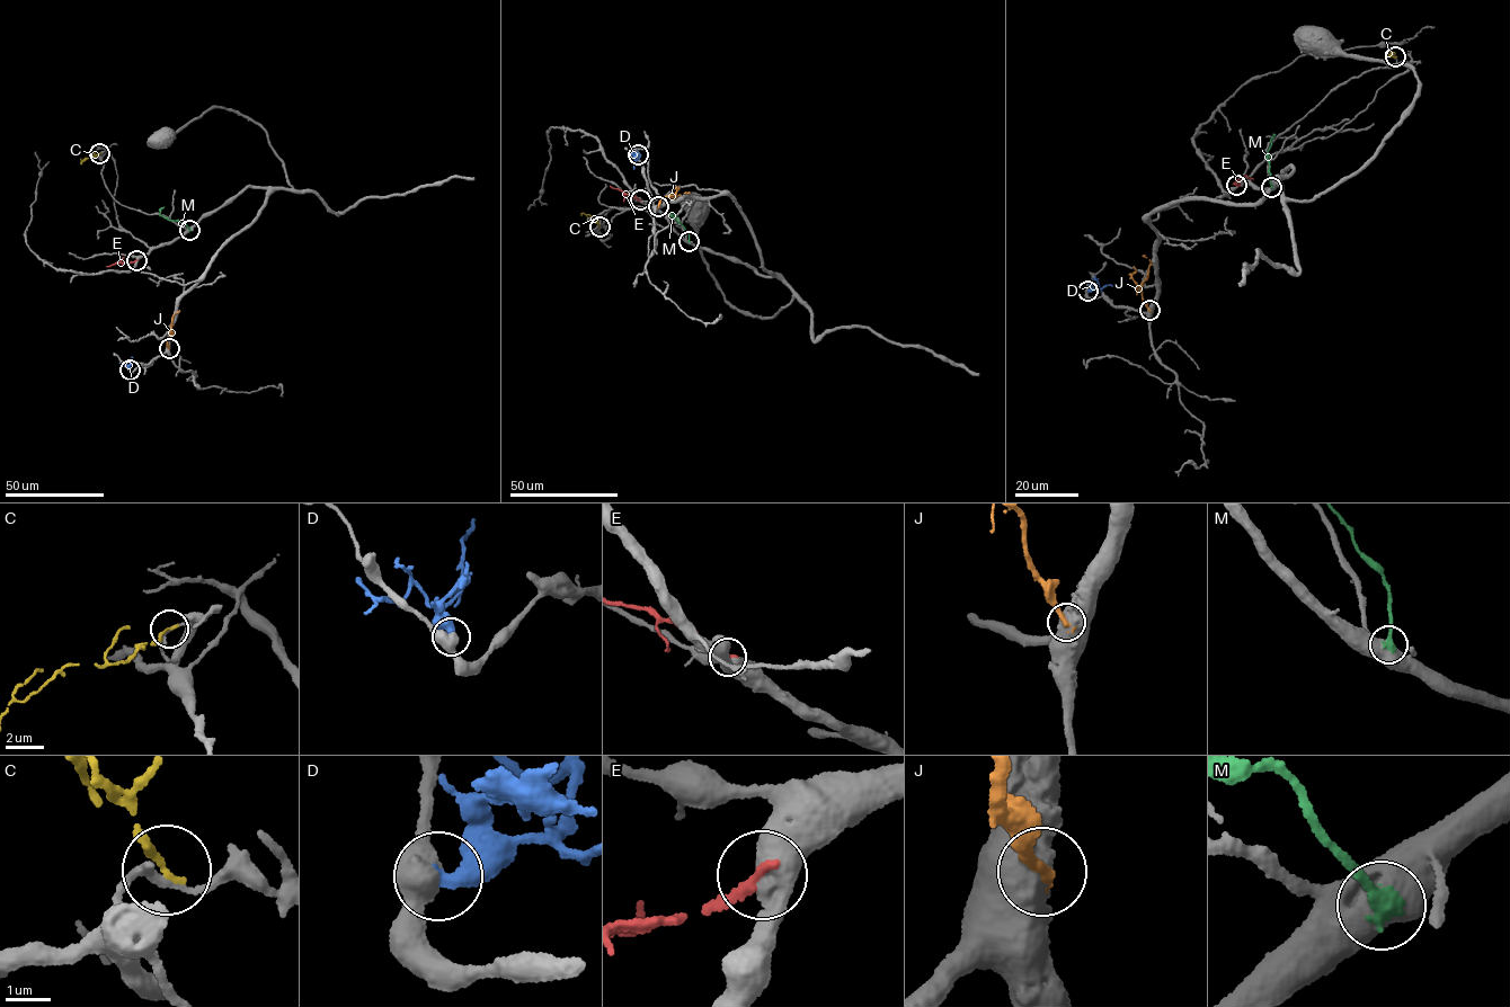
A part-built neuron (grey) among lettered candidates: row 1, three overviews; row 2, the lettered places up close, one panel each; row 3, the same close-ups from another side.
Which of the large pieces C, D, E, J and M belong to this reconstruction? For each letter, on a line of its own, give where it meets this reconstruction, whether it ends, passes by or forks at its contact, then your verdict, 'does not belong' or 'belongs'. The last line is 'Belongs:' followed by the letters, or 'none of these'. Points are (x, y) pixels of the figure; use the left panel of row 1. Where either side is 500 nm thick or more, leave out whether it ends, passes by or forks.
C: (99, 153) | it ends | does not belong
D: (130, 370) | does not belong
E: (136, 260) | does not belong
J: (169, 348) | does not belong
M: (189, 230) | does not belong
Belongs: none of these

